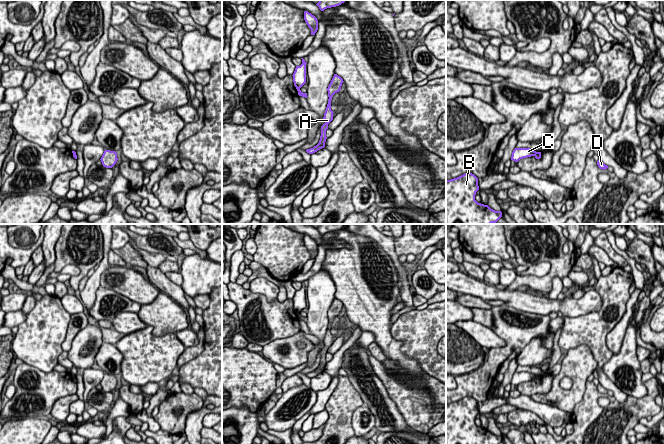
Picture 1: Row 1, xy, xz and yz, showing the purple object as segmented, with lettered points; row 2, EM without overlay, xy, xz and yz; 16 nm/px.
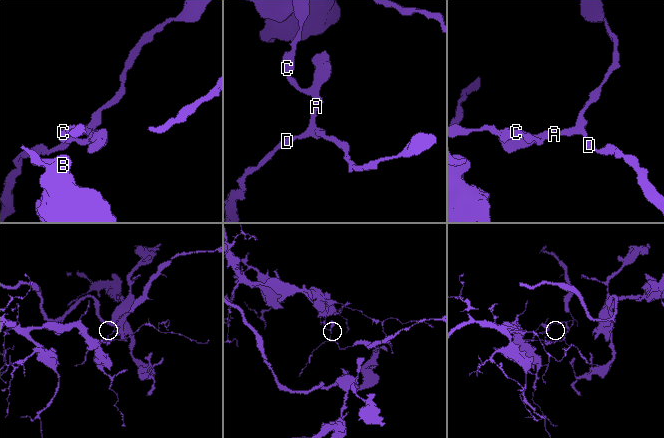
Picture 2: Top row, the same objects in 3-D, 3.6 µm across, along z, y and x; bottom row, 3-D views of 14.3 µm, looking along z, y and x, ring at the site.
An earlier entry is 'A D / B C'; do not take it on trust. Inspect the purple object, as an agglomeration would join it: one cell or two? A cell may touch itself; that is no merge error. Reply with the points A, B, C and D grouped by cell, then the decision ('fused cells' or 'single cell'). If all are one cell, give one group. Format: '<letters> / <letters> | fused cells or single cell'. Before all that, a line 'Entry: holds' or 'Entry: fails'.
Entry: holds
A D / B C | fused cells

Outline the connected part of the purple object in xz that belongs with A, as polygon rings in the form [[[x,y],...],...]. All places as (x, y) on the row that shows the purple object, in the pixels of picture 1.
[[[334,74],[328,88],[328,104],[324,113],[324,124],[321,126],[321,136],[320,136],[320,140],[319,143],[314,146],[313,148],[307,149],[306,152],[309,154],[313,154],[315,152],[317,152],[318,150],[322,149],[325,147],[325,142],[326,142],[326,130],[328,129],[328,124],[333,120],[333,111],[331,110],[331,100],[332,97],[335,93],[339,92],[341,90],[341,86],[343,83],[343,79],[338,76],[337,74]]]

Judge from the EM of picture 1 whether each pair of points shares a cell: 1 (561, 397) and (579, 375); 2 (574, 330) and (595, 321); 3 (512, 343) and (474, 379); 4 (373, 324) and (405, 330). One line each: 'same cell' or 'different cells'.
1: same cell
2: same cell
3: same cell
4: different cells

